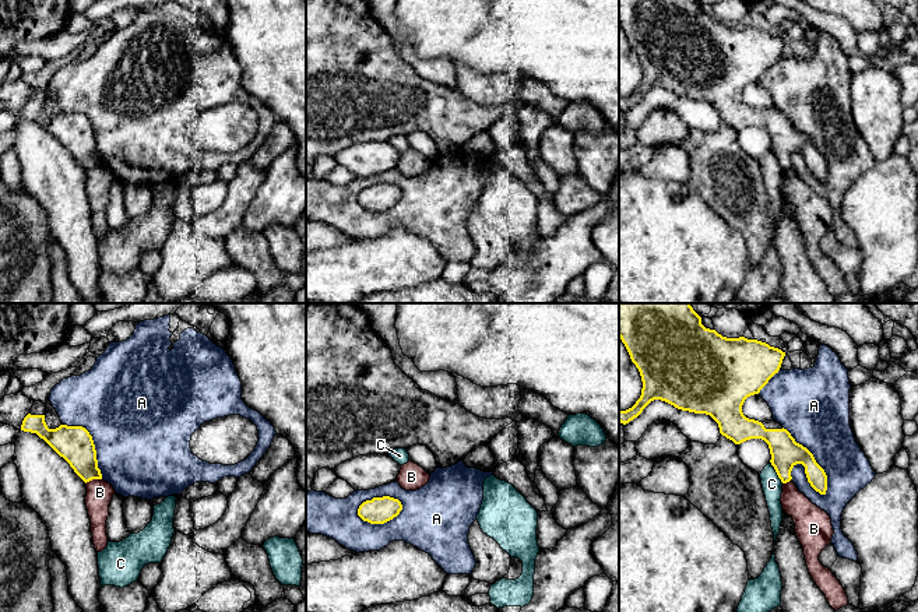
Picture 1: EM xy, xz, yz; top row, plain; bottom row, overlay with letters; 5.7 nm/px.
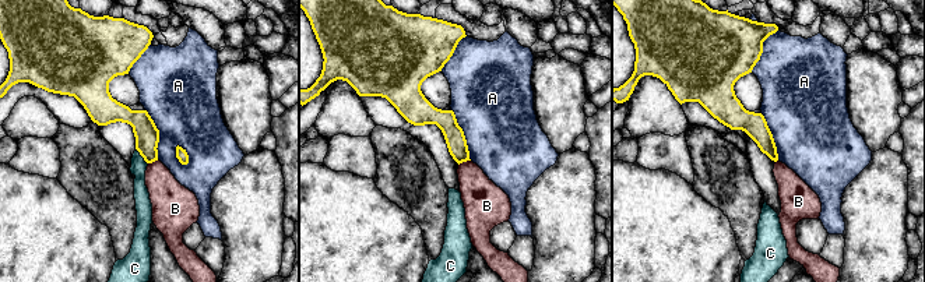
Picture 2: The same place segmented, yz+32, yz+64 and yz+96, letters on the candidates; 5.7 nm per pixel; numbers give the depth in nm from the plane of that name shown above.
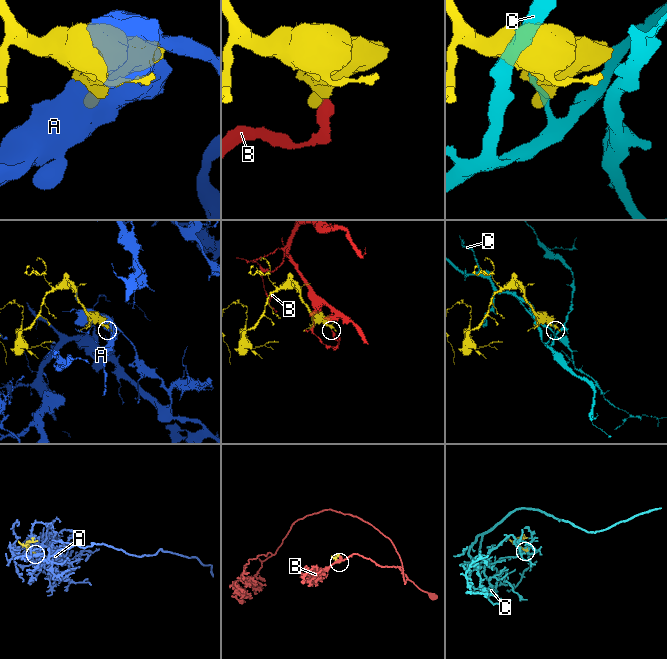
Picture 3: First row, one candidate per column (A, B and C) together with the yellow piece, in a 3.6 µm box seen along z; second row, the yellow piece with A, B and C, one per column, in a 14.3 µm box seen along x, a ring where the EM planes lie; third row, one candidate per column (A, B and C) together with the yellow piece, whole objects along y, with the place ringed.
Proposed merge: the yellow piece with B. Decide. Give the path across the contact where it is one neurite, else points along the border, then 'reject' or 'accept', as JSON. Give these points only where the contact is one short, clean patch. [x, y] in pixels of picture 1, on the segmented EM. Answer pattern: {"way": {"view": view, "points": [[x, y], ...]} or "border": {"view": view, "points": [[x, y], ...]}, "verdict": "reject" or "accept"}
{"border": {"view": "xy", "points": [[101, 478], [92, 478], [85, 482]]}, "verdict": "reject"}

